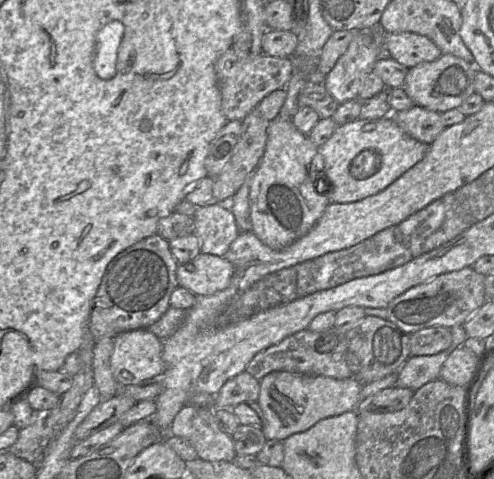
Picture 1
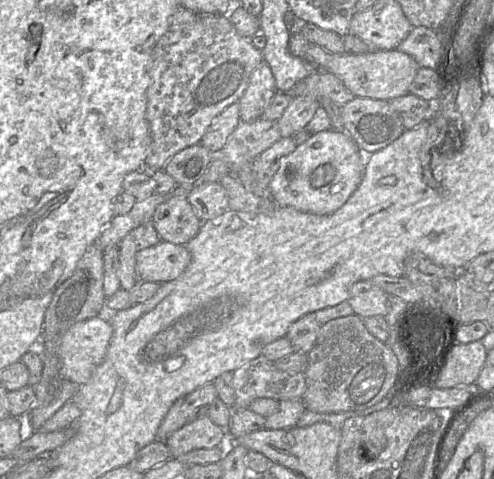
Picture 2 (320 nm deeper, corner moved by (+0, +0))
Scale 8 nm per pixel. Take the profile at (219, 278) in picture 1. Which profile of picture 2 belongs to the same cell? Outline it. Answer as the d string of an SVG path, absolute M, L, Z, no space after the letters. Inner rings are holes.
M167 241L142 249L136 254L136 271L141 281L164 283L178 278L191 262L184 245Z

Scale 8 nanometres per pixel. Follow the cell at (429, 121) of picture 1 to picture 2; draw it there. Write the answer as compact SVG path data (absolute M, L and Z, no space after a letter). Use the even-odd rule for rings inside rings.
M355 97L340 107L345 132L364 154L385 148L405 131L389 101Z

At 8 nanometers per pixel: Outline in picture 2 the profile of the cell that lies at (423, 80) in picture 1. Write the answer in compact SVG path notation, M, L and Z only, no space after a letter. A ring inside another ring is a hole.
M392 49L373 50L363 54L334 54L327 69L322 71L334 74L355 97L390 101L409 93L419 67L411 56Z

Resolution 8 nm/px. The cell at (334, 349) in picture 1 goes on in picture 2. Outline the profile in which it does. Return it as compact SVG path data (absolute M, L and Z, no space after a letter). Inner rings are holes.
M261 355L233 372L236 396L233 412L248 409L257 398L302 400L306 391L304 373L281 371L274 362Z

